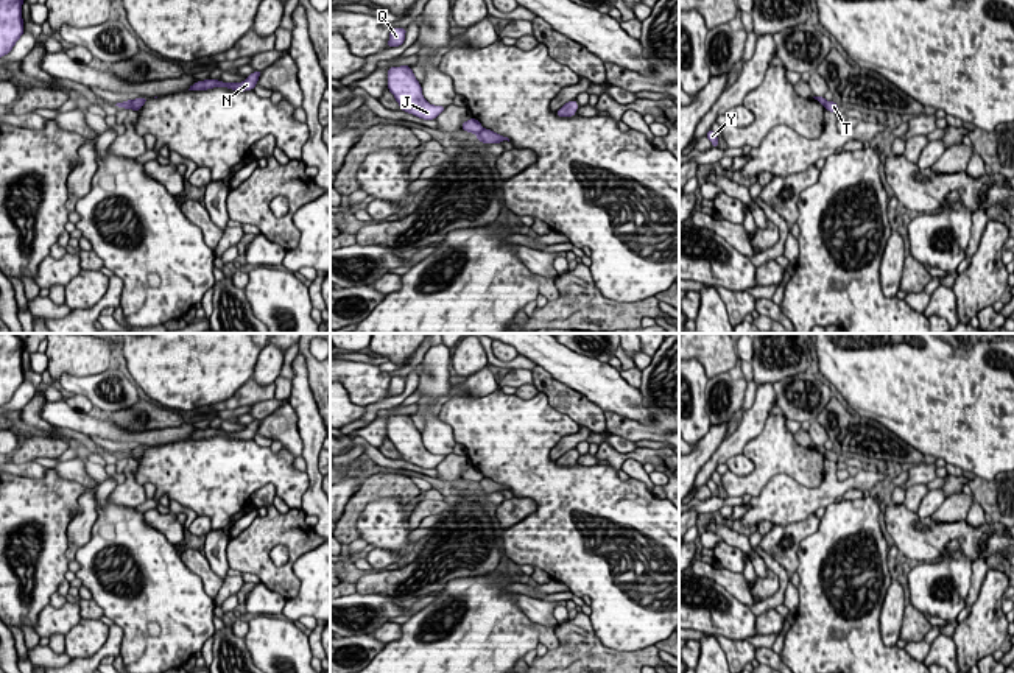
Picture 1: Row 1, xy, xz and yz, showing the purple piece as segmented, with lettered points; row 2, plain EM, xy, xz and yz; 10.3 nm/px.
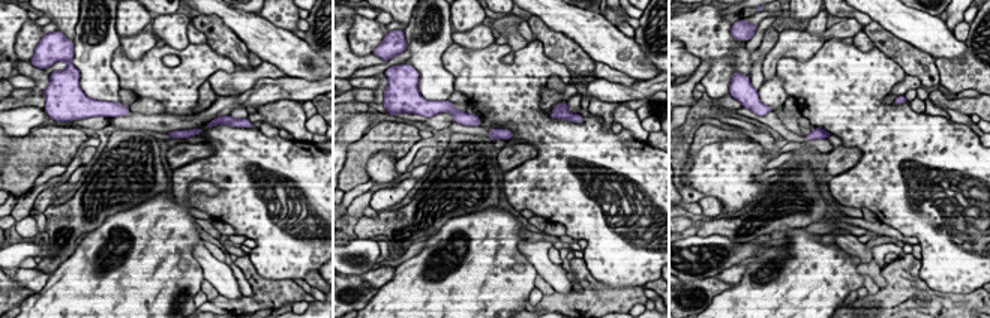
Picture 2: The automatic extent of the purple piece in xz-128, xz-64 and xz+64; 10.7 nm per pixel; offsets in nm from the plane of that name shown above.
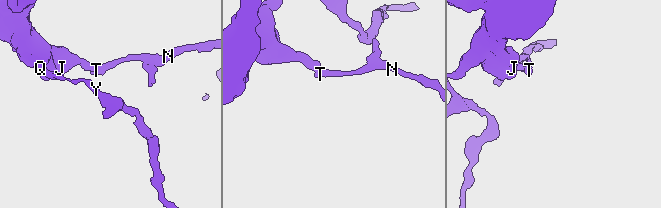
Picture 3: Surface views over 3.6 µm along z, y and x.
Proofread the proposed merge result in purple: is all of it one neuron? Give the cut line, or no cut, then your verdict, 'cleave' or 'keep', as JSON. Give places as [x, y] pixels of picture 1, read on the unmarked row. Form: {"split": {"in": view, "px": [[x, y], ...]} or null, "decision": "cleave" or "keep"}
{"split": {"in": "xz", "px": [[483, 477], [478, 483]]}, "decision": "cleave"}

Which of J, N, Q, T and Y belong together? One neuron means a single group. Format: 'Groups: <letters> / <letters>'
Groups: J Q Y / N T

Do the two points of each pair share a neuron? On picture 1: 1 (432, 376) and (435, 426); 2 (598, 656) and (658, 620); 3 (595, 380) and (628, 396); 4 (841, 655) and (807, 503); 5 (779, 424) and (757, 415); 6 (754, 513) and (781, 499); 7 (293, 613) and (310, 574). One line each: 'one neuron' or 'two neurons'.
1: one neuron
2: two neurons
3: one neuron
4: two neurons
5: two neurons
6: one neuron
7: one neuron

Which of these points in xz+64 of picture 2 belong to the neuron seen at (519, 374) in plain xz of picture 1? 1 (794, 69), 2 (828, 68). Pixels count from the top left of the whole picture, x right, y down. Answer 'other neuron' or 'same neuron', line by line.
1: other neuron
2: other neuron

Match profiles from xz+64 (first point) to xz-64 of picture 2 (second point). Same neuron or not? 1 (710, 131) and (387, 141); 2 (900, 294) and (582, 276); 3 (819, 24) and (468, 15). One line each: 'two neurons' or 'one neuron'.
1: one neuron
2: one neuron
3: two neurons

